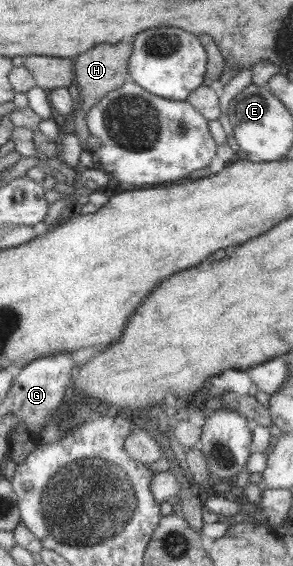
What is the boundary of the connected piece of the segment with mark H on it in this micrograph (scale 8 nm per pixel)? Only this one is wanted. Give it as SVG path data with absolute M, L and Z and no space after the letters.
M116 43L116 45L100 45L86 50L84 53L76 56L73 60L73 72L75 75L75 85L78 87L80 100L75 110L76 118L74 118L74 132L80 140L80 145L84 151L91 152L86 139L90 134L84 122L83 113L88 111L90 107L94 107L101 97L106 93L120 87L129 79L128 60L131 54L131 43Z

